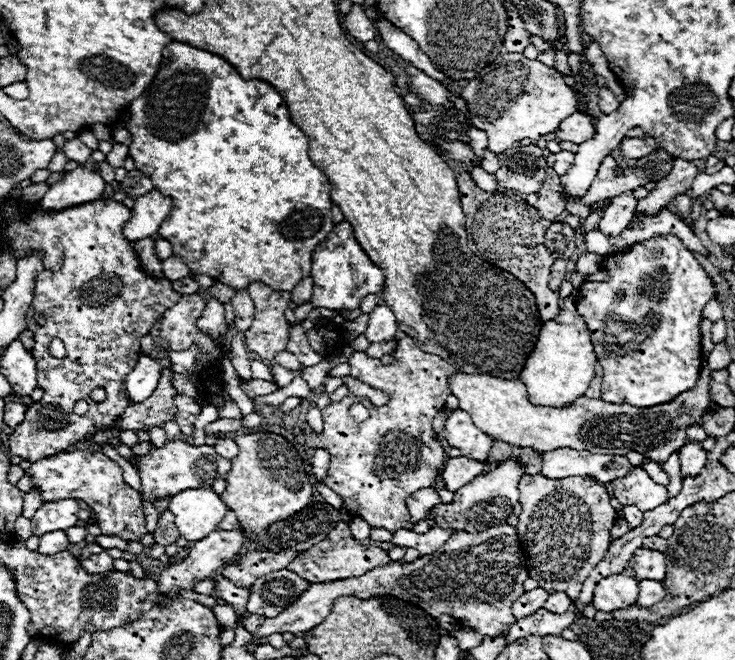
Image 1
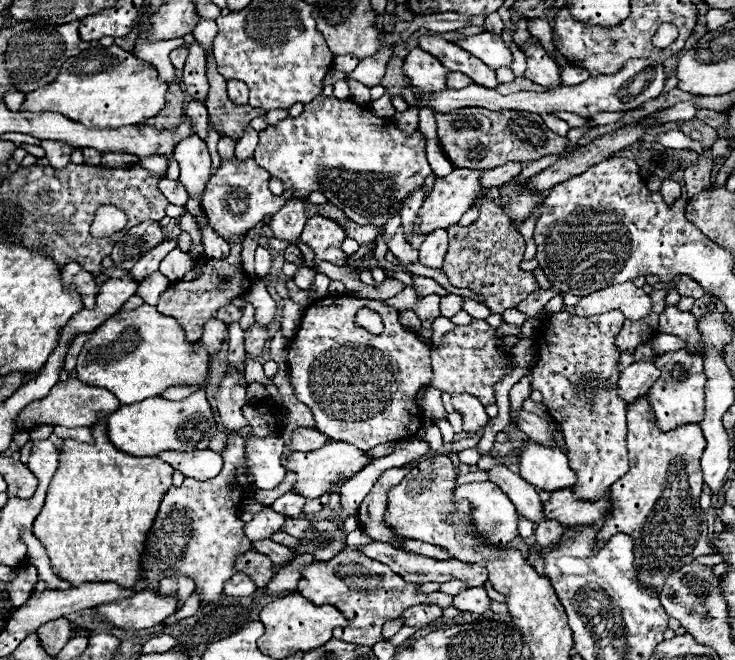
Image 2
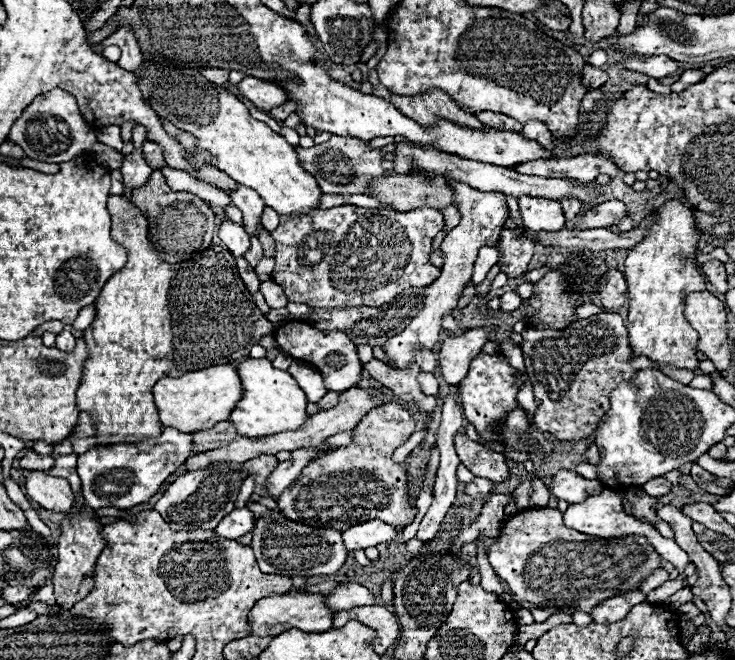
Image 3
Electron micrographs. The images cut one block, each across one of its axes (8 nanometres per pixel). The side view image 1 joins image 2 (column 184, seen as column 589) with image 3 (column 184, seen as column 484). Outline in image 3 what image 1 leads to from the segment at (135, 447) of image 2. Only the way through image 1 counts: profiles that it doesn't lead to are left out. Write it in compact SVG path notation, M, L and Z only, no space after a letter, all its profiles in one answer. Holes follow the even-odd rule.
M234 364L228 366L210 366L204 370L188 372L180 378L162 378L156 382L152 388L154 394L154 404L160 416L160 424L164 428L172 426L180 432L200 432L200 430L210 430L218 422L228 420L232 408L236 402L242 398L242 384L238 378L238 372Z

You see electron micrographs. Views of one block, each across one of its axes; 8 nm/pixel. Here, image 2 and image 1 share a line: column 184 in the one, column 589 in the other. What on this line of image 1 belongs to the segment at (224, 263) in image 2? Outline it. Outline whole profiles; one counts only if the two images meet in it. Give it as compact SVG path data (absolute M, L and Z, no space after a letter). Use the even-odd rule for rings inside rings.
M672 234L654 236L634 244L632 250L624 254L610 254L602 260L602 268L608 268L610 280L584 282L576 292L576 308L588 326L592 344L596 346L596 356L604 368L602 400L650 408L670 402L678 394L690 390L696 384L702 368L700 312L710 300L716 298L710 274Z

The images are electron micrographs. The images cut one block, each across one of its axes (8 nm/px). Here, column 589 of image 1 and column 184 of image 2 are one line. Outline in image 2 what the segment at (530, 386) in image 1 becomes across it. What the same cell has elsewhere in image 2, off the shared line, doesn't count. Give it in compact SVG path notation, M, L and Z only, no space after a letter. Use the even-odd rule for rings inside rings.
M138 306L134 310L126 310L120 314L114 314L104 322L92 338L82 346L78 364L76 364L76 374L82 382L98 388L110 390L122 404L138 404L146 398L160 396L164 390L170 386L186 386L186 384L200 384L208 378L208 364L210 364L210 354L206 348L194 350L198 342L186 340L186 334L172 316L164 316L156 310L156 306Z

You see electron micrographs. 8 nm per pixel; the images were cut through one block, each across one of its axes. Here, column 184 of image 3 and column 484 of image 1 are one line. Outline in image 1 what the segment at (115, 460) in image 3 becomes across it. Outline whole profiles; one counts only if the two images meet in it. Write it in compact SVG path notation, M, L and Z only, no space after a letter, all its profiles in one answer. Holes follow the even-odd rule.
M452 410L440 436L446 438L450 446L460 448L462 454L472 460L488 460L488 450L492 448L492 440L488 434L484 434L474 426L468 412Z

